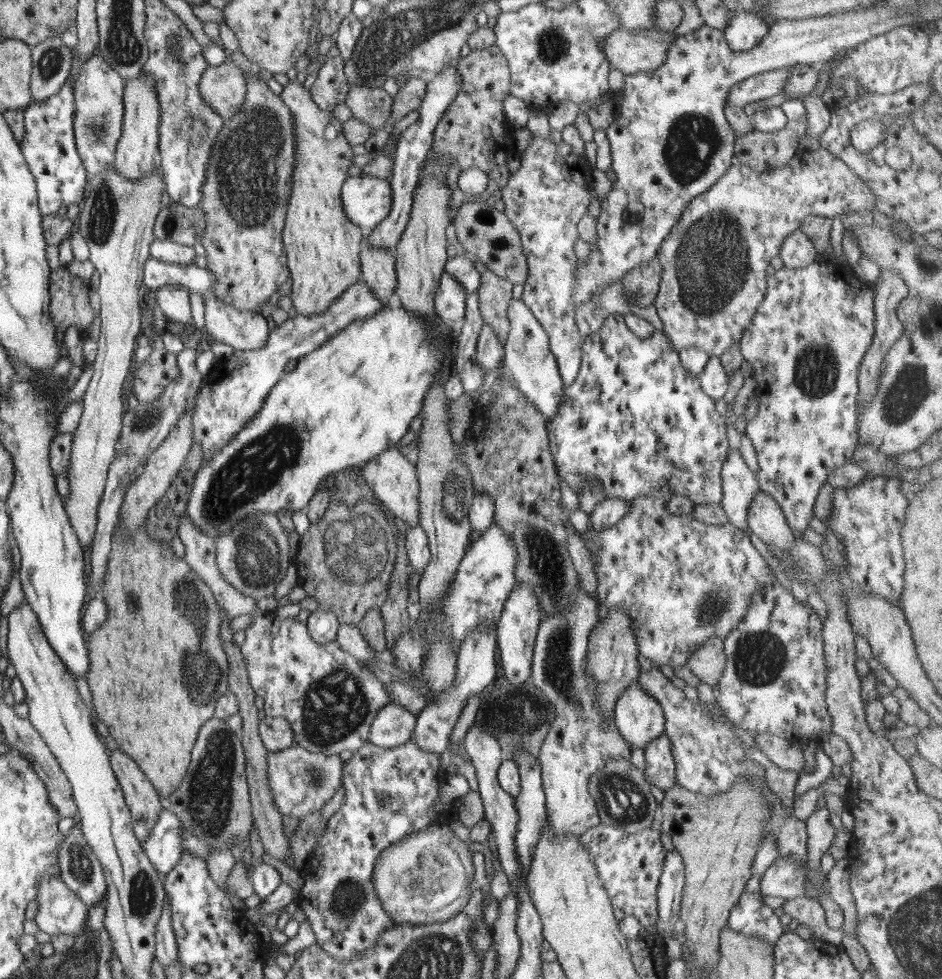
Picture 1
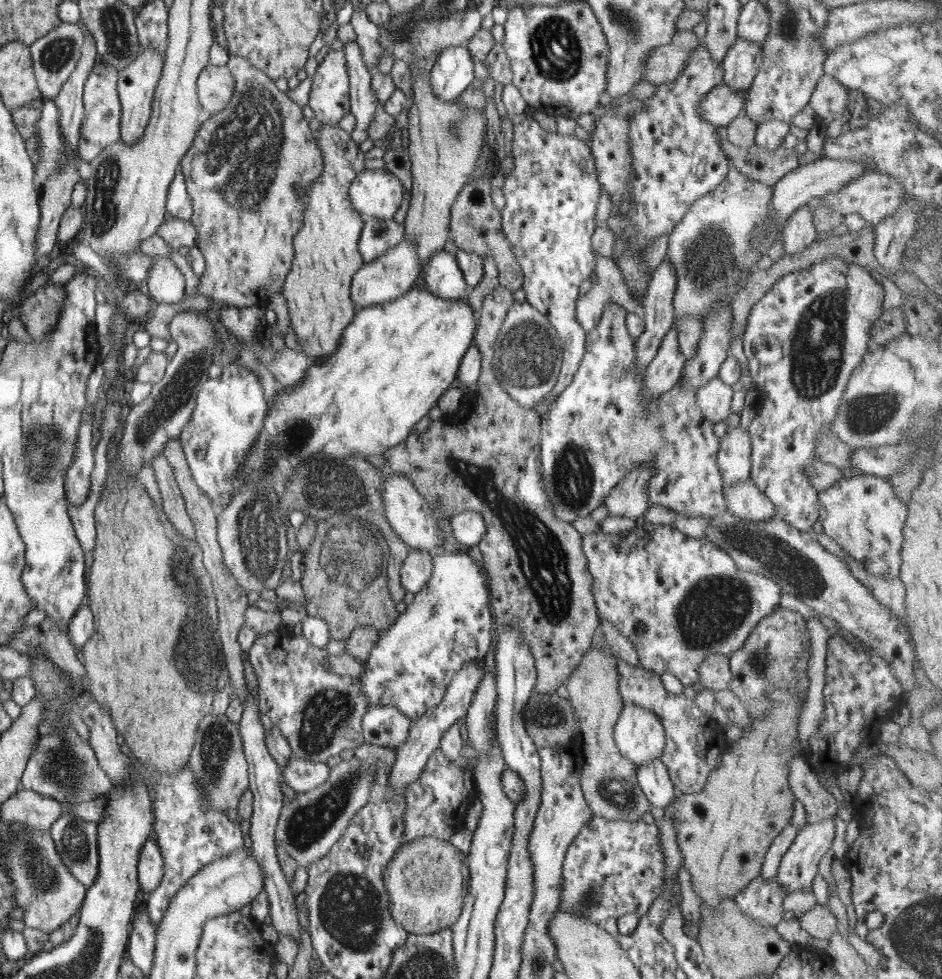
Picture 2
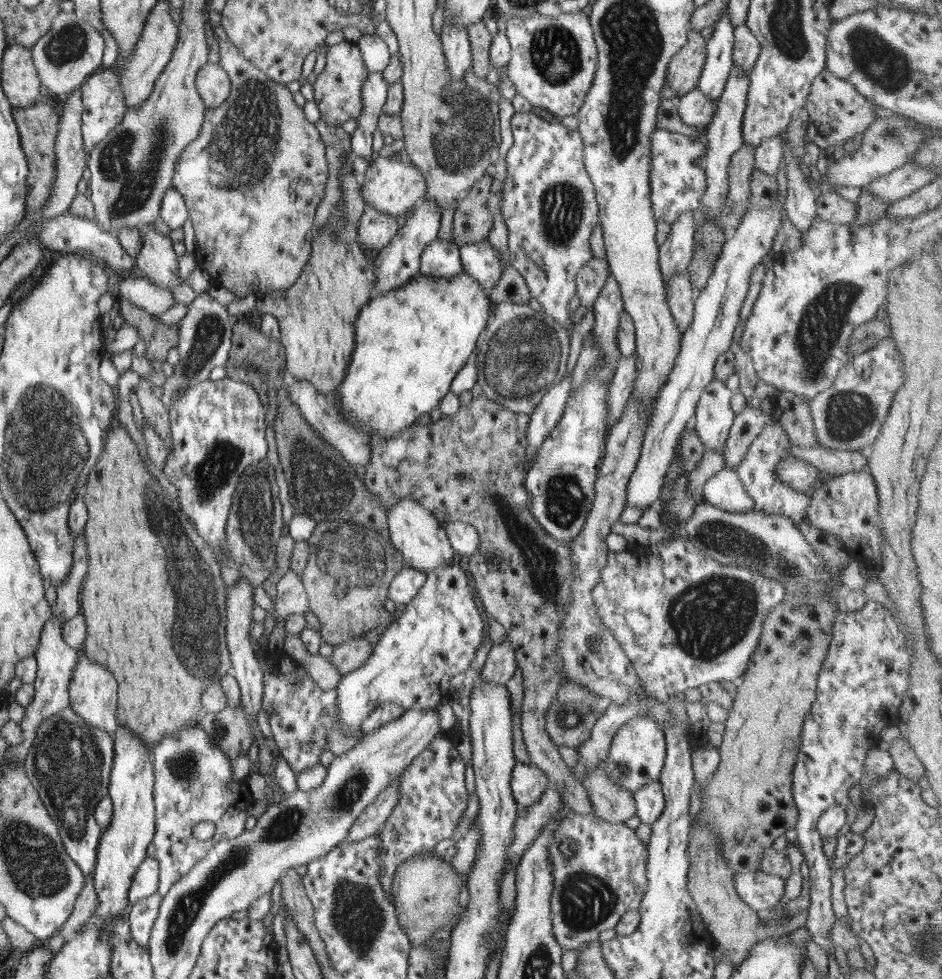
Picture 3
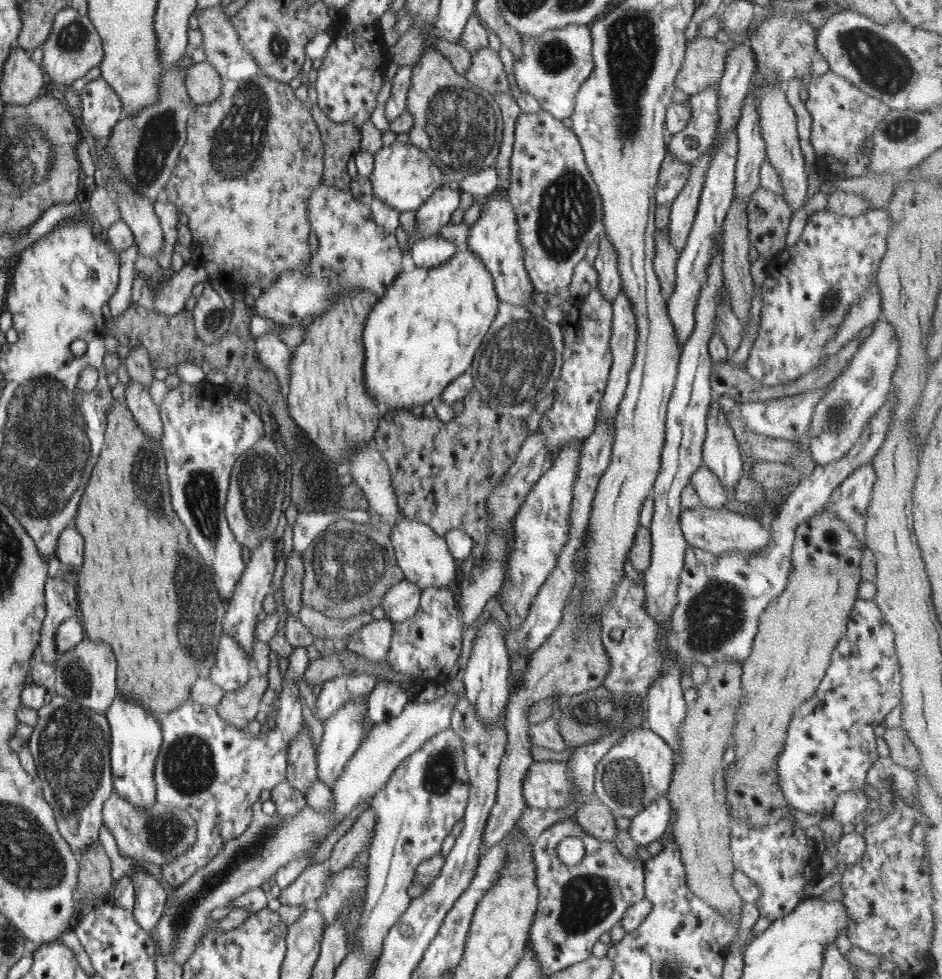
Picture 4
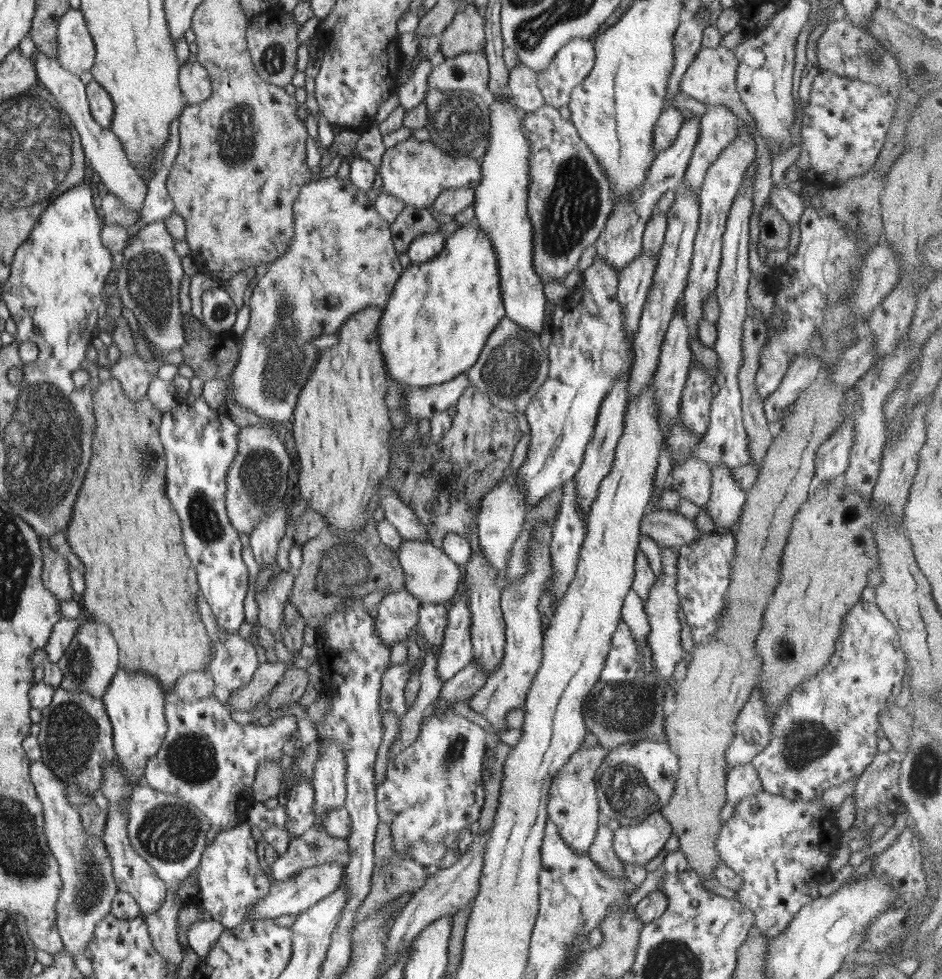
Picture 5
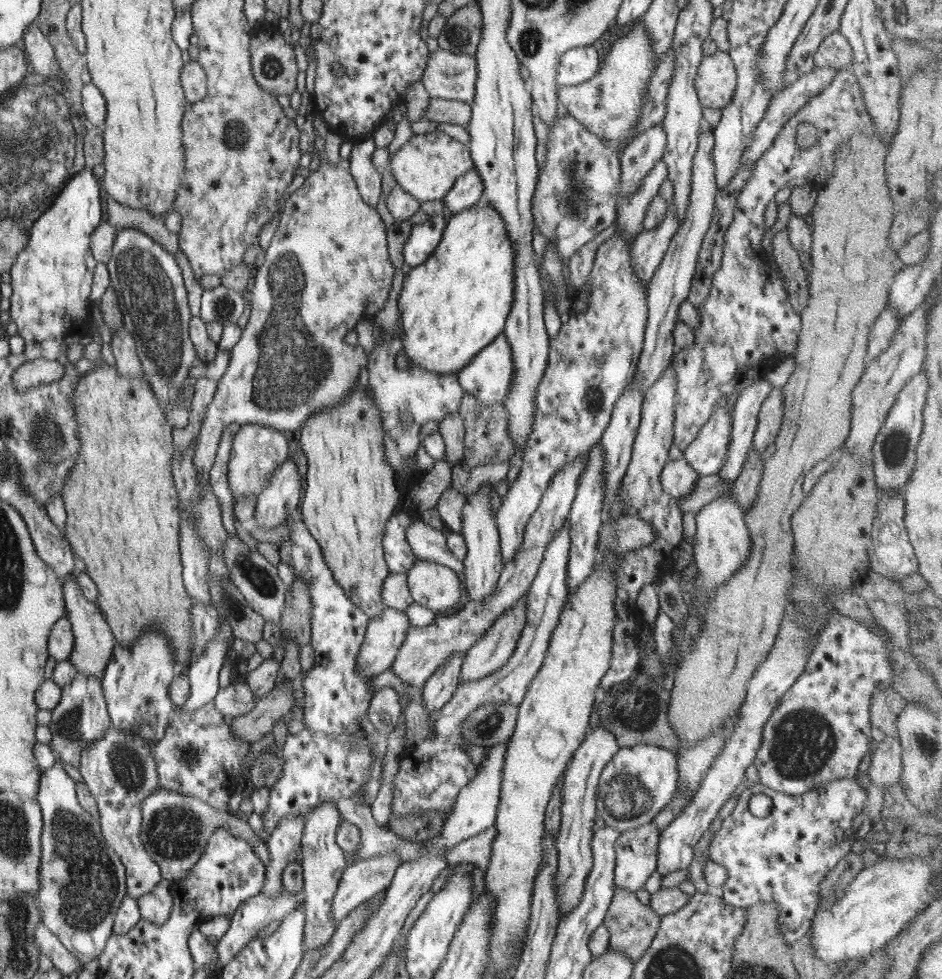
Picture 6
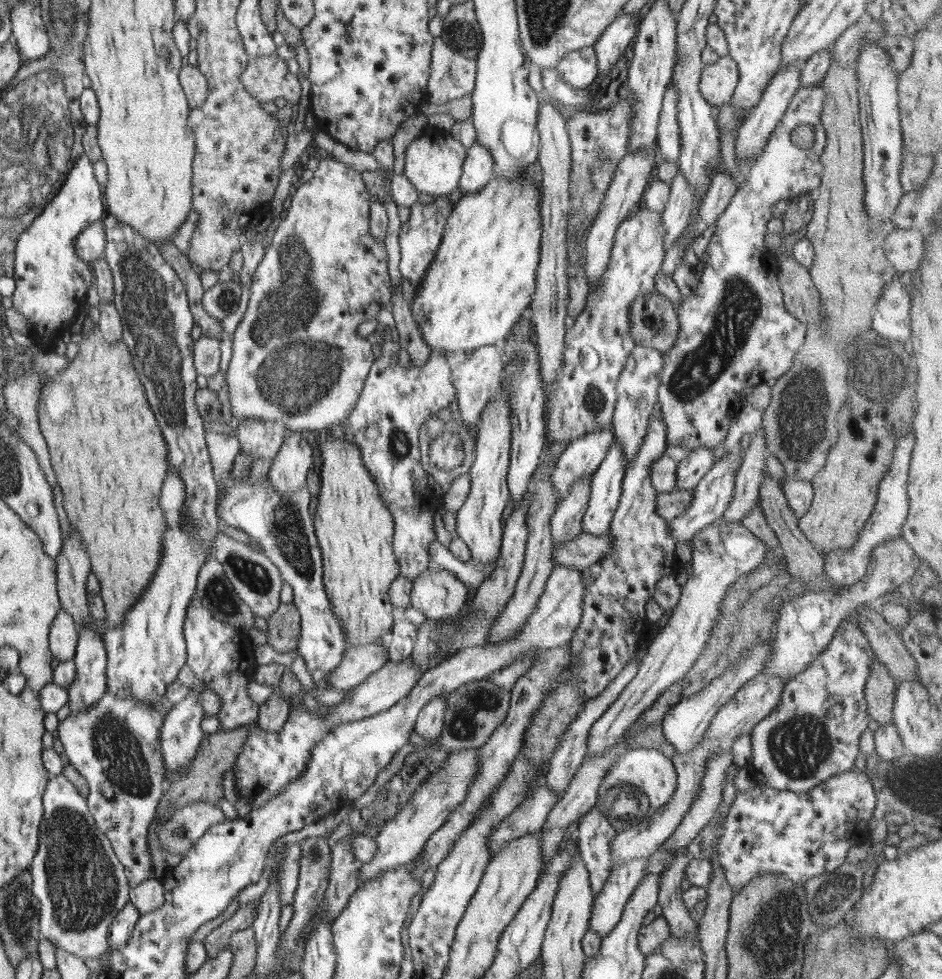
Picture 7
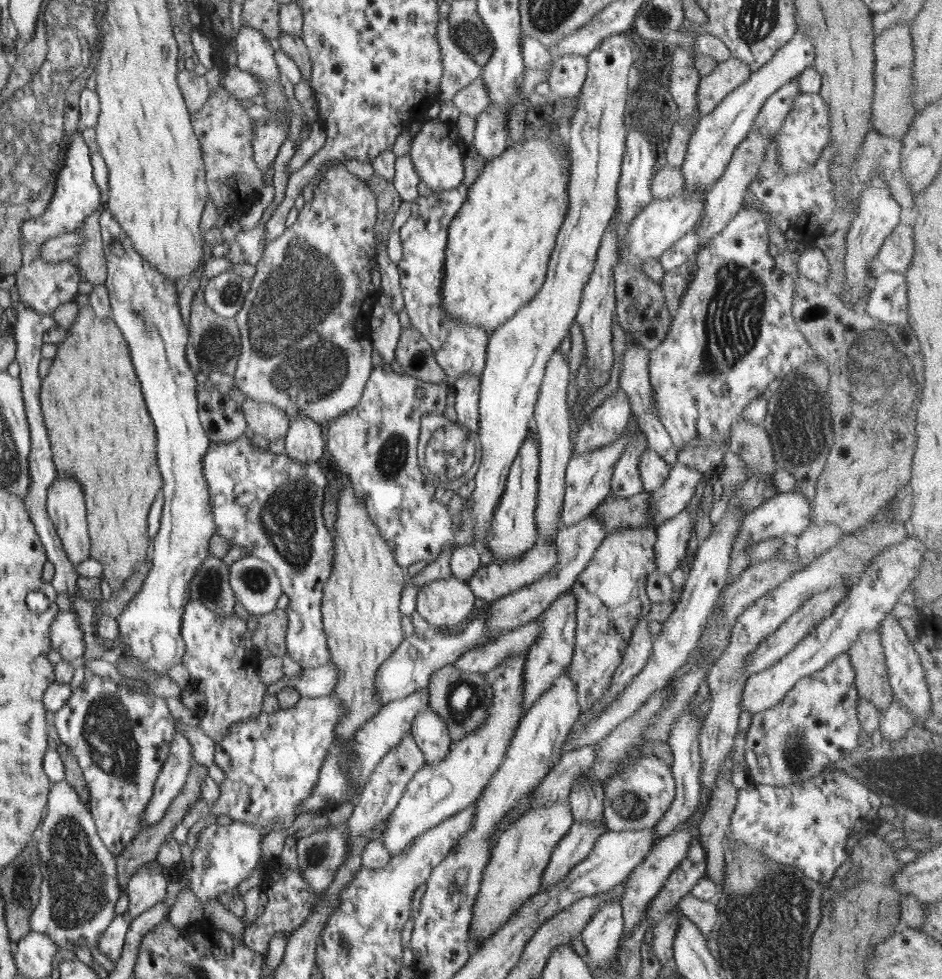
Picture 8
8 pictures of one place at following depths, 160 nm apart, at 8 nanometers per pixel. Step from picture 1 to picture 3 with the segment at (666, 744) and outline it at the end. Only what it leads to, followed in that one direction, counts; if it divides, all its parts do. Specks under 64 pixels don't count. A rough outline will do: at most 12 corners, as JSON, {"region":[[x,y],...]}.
{"region":[[659,780],[633,794],[636,816],[652,826],[666,808]]}

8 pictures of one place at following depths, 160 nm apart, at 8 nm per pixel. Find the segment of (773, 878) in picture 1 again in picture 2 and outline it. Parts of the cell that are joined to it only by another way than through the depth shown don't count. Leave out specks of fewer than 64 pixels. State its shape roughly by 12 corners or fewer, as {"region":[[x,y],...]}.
{"region":[[836,814],[807,824],[782,856],[787,894],[812,887],[832,847]]}

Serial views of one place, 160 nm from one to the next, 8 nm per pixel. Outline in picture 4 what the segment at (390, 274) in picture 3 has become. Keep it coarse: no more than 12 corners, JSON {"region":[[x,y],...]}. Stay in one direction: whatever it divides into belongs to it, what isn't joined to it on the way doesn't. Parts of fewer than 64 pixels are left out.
{"region":[[440,186],[416,209],[409,239],[435,236],[460,204],[456,187]]}

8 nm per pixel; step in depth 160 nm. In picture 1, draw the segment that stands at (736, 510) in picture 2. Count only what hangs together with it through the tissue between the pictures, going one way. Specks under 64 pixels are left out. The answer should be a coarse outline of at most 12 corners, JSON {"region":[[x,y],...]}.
{"region":[[759,489],[747,519],[753,532],[777,550],[795,538],[780,505]]}

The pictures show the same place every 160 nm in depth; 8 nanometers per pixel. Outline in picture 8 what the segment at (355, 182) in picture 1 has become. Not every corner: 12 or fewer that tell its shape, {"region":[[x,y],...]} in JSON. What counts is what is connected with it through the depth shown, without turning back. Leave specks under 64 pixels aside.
{"region":[[423,121],[409,150],[432,190],[464,180],[465,143],[453,121]]}

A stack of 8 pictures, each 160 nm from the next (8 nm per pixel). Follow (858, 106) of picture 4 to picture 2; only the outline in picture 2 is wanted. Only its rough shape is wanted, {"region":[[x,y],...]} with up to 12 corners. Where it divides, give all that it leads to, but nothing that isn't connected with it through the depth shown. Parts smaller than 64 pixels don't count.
{"region":[[822,75],[809,105],[817,125],[848,116],[848,88]]}

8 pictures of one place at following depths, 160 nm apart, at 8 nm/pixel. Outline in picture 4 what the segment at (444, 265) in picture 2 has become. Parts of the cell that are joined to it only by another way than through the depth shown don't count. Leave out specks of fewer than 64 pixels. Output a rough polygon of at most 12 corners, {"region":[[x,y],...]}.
{"region":[[442,236],[412,241],[410,254],[420,268],[448,262],[459,250]]}

